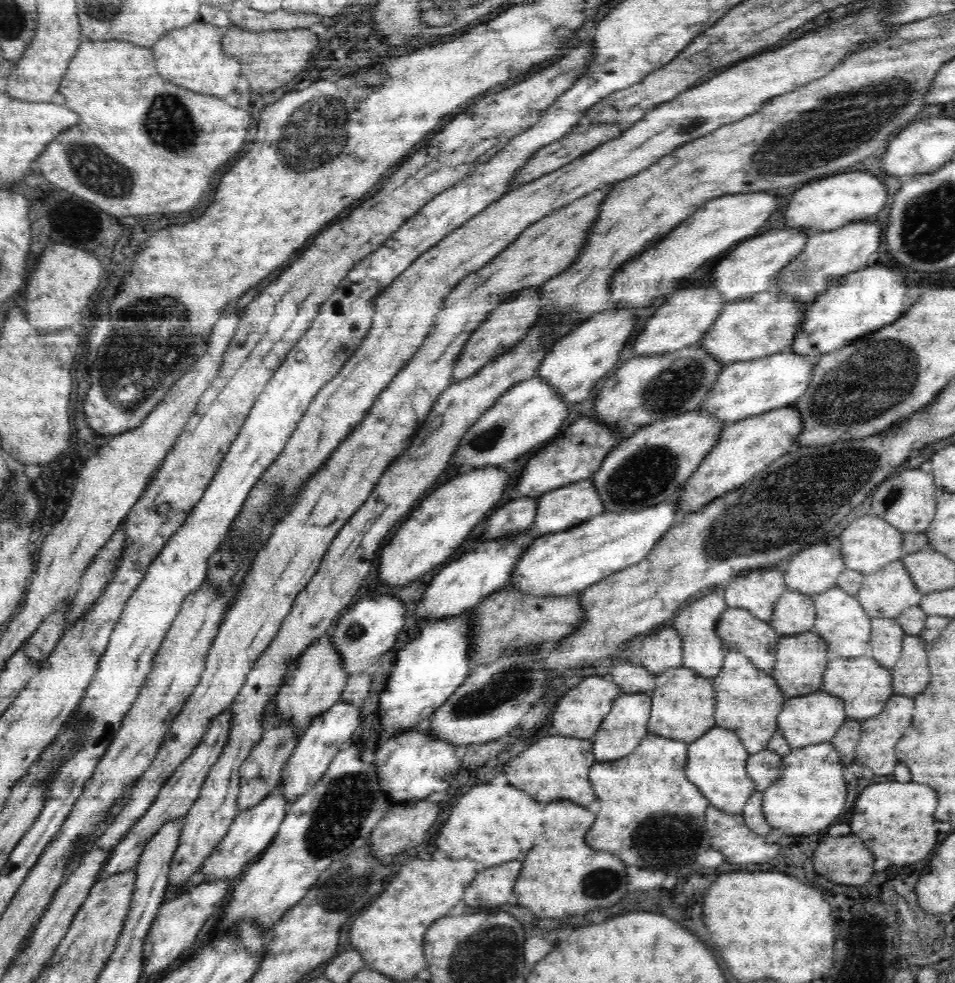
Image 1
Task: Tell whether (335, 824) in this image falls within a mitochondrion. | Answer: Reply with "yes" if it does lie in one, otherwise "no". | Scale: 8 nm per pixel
yes

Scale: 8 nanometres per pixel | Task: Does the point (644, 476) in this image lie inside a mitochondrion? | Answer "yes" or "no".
yes

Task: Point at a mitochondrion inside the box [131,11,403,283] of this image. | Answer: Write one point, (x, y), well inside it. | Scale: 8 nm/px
(306, 141)

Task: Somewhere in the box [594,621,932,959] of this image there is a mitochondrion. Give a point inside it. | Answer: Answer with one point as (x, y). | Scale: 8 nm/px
(650, 839)

